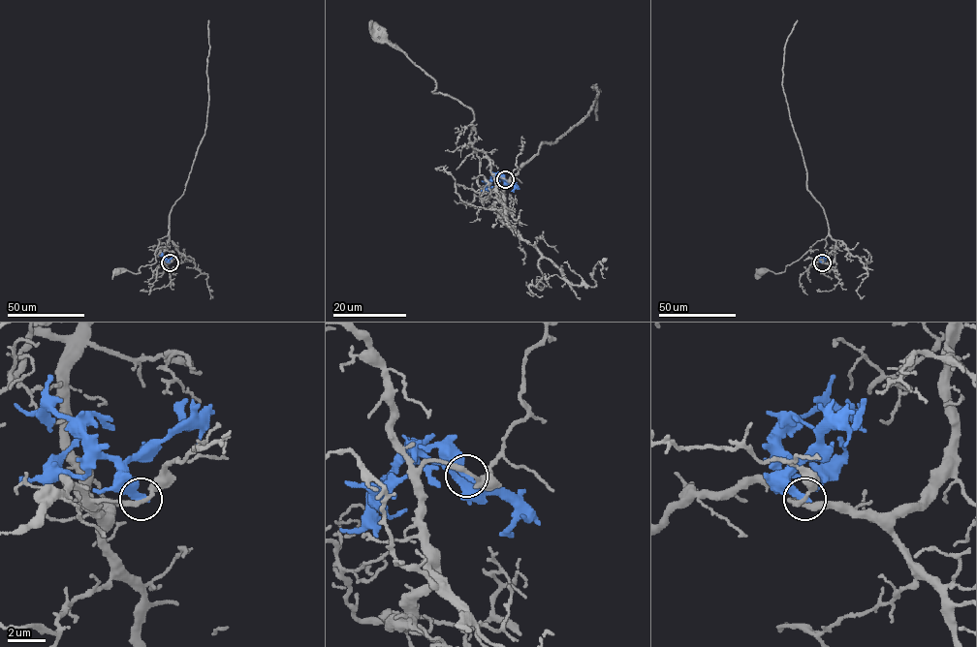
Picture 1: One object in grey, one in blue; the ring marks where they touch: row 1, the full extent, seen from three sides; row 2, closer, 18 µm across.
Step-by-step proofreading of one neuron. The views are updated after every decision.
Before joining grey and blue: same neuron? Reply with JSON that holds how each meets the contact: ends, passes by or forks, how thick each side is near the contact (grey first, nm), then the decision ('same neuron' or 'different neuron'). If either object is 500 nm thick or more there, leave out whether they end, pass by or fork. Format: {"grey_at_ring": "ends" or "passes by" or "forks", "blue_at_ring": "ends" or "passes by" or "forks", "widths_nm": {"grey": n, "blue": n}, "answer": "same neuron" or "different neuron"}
{"grey_at_ring": "passes by", "blue_at_ring": "ends", "widths_nm": {"grey": 240, "blue": 360}, "answer": "different neuron"}

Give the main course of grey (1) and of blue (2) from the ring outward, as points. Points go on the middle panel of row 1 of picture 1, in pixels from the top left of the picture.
1: (505, 179), (499, 212), (503, 197), (477, 180), (473, 112), (432, 92), (435, 80), (379, 33)
2: (505, 180), (494, 175), (481, 191)

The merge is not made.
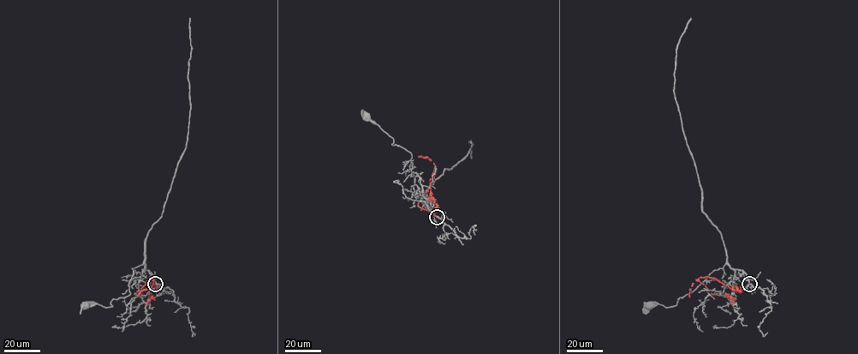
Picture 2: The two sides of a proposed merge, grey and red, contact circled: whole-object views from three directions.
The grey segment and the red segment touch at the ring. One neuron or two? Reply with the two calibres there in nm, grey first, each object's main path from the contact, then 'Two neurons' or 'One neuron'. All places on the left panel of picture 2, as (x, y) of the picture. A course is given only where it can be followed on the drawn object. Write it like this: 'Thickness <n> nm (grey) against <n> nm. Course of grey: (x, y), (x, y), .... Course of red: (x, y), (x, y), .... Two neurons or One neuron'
Thickness 500 nm (grey) against 320 nm. Course of grey: (155, 284), (152, 275), (143, 269), (143, 263), (132, 268), (128, 296), (114, 299), (109, 307), (85, 304). Course of red: (155, 284), (136, 291), (154, 276), (148, 294), (151, 296), (146, 304). Two neurons

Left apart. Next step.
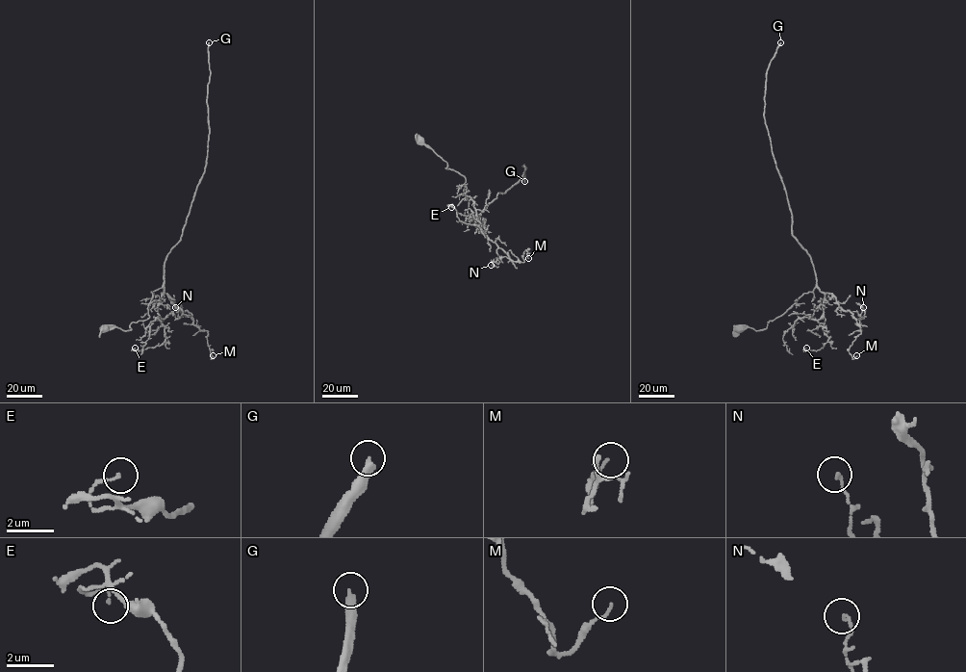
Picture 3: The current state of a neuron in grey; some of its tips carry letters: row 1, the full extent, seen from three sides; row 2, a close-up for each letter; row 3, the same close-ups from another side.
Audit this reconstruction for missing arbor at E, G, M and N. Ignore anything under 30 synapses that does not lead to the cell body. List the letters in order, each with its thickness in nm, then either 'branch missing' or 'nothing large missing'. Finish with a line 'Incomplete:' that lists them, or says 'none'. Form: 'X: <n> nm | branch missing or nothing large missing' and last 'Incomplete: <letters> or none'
E: 110 nm | nothing large missing
G: 320 nm | branch missing
M: 100 nm | nothing large missing
N: 100 nm | nothing large missing
Incomplete: G

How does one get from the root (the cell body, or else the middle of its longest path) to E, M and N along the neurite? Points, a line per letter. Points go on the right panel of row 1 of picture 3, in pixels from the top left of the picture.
E: (739, 327), (765, 328), (817, 287), (825, 296), (817, 322), (828, 340), (817, 350), (806, 348)
M: (739, 327), (765, 328), (817, 287), (831, 294), (856, 320), (861, 333), (849, 353), (853, 359), (856, 355)
N: (739, 327), (765, 328), (816, 287), (860, 319), (863, 307)

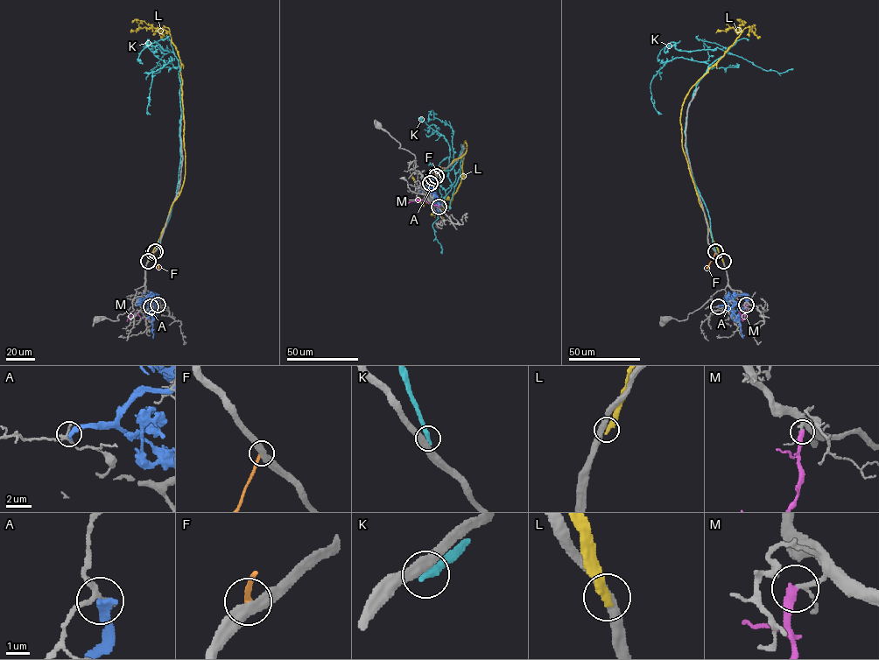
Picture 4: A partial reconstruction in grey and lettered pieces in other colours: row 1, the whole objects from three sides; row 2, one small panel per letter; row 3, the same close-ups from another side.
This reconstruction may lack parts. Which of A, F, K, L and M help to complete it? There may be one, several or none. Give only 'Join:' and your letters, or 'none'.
Join: M

